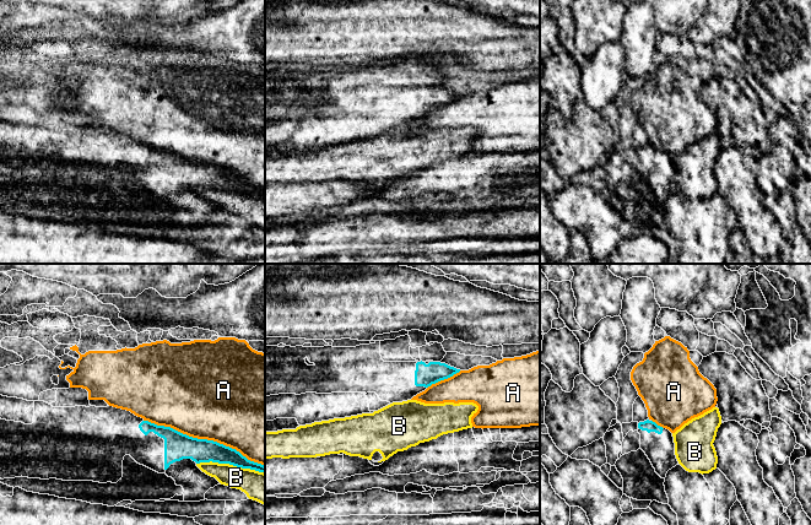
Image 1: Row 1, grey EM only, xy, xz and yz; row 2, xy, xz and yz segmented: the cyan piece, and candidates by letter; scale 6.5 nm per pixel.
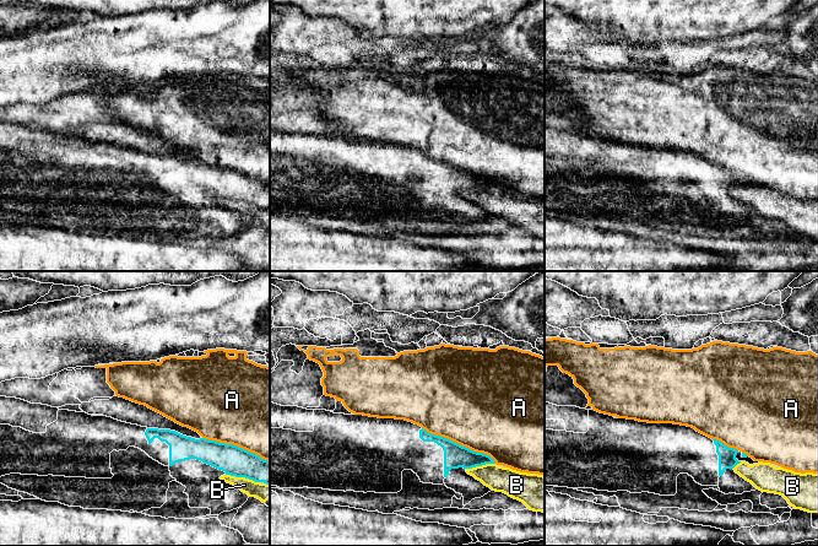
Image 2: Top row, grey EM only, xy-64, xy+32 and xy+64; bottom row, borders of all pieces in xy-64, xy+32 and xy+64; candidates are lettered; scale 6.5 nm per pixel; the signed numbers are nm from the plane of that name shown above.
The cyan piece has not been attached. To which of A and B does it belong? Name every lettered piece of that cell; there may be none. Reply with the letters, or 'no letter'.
no letter

